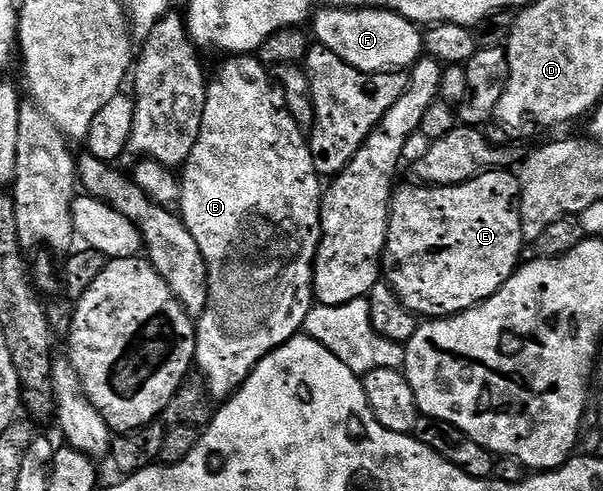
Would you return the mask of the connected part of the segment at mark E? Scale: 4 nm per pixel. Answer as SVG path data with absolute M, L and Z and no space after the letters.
M488 168L483 172L477 173L475 178L468 182L463 182L457 186L425 186L423 184L411 184L395 191L392 196L392 208L388 216L388 239L384 245L384 257L382 259L382 274L389 286L395 290L400 302L406 309L412 311L417 316L423 316L428 320L446 318L453 314L461 314L464 310L469 310L471 306L478 306L485 302L521 265L522 257L520 253L526 247L526 239L522 232L520 223L520 179L515 173L509 172L504 168Z

